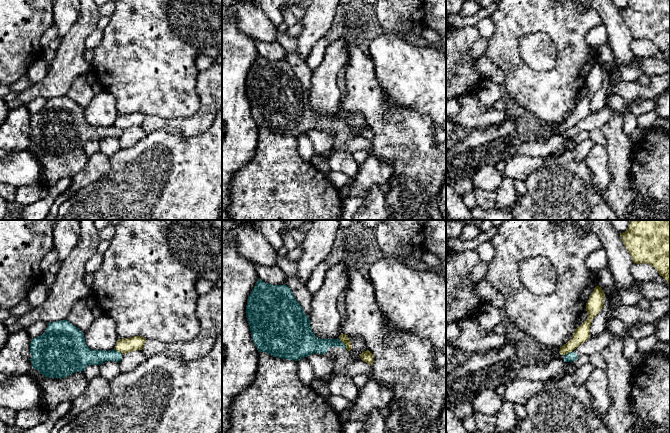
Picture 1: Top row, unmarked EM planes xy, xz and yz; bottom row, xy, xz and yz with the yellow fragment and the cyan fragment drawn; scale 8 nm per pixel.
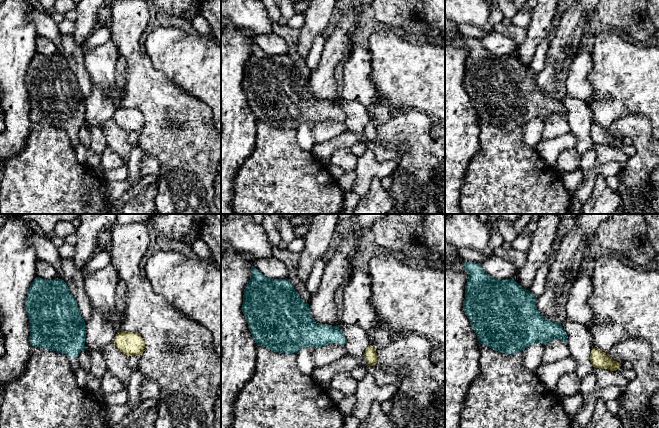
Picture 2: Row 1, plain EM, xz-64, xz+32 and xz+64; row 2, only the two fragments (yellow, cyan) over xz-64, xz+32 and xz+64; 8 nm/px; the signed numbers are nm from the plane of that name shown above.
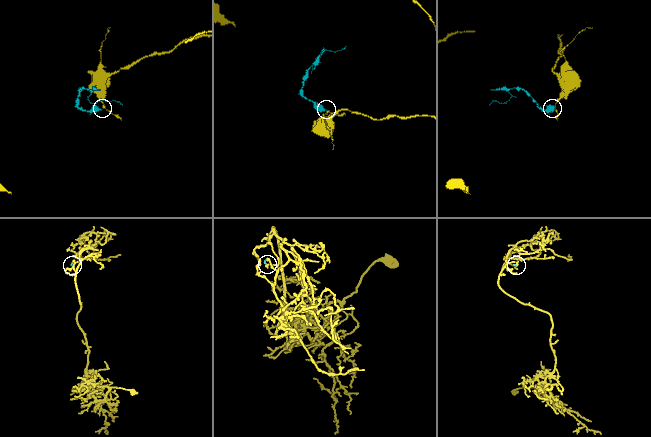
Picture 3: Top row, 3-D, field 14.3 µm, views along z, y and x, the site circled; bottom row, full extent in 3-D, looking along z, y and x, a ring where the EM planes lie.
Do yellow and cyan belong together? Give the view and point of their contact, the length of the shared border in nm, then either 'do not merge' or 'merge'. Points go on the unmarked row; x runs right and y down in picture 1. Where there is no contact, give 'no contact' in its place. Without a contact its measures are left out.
meets yellow in xz at (342, 118); contact 110 nm long; do not merge

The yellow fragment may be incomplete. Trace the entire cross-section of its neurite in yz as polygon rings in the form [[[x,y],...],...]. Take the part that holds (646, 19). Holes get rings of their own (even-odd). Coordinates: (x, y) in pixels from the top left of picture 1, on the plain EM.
[[[629,0],[620,12],[633,39],[651,41],[670,60],[670,0]]]

